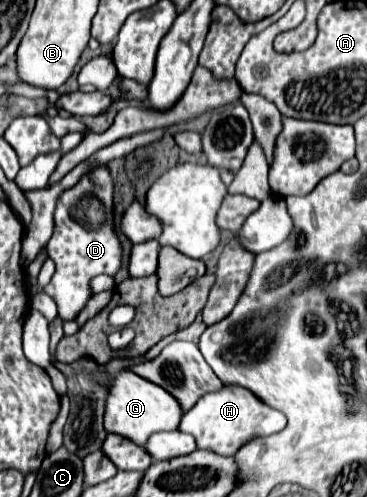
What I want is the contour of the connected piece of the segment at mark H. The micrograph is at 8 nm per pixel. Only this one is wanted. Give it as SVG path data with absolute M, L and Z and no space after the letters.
M223 387L217 393L207 393L203 395L197 405L187 411L179 423L179 431L189 433L195 437L197 449L209 449L217 455L231 455L235 453L245 441L249 441L249 437L259 437L259 435L273 435L283 431L287 425L287 417L257 401L257 397L253 397L253 393L249 393L247 389L241 387Z

